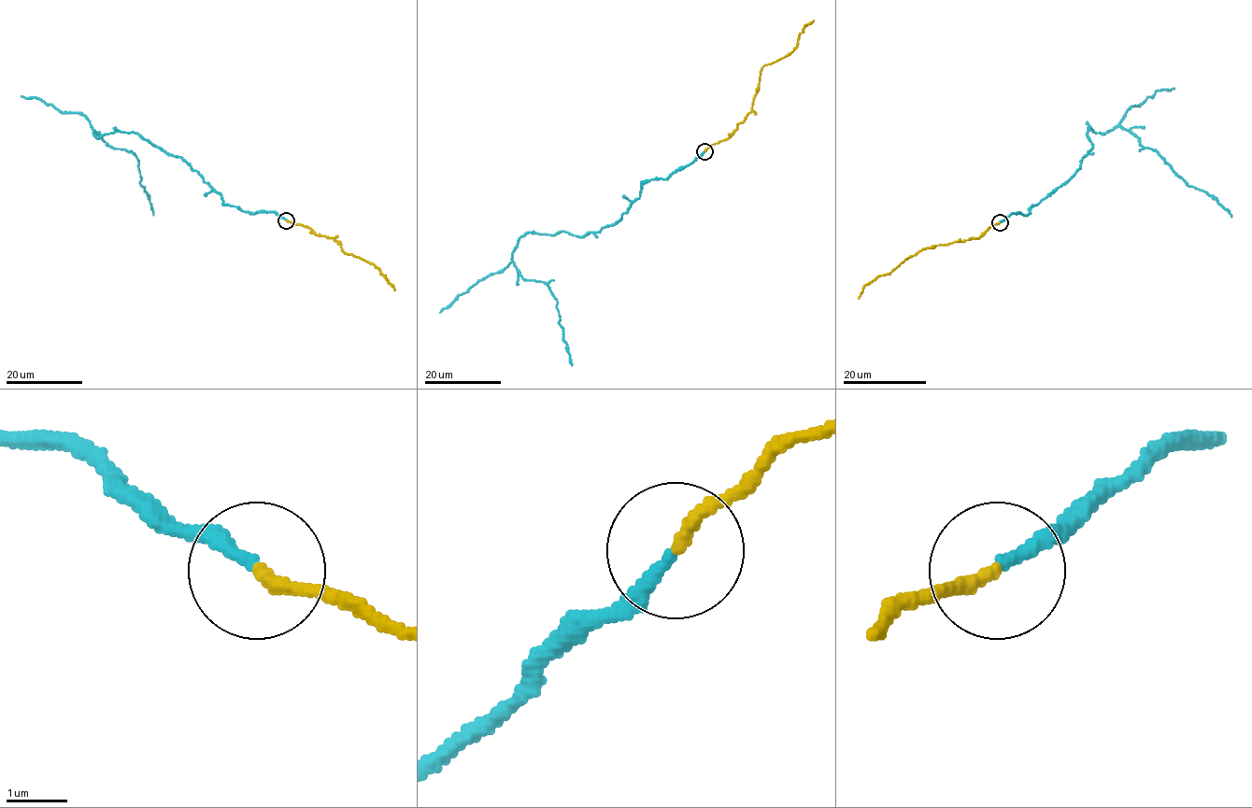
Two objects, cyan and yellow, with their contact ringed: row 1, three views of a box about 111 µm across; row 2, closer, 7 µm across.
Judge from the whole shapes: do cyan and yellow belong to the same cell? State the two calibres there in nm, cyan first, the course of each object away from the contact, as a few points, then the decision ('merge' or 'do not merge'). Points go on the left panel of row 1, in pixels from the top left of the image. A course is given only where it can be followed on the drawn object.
calibres 220 and 220 nm; course cyan (286, 219), (225, 205), (180, 157), (134, 133), (97, 137), (93, 132), (136, 157), (153, 215); course yellow (286, 219), (333, 238), (346, 253), (371, 262), (395, 290); do not merge

